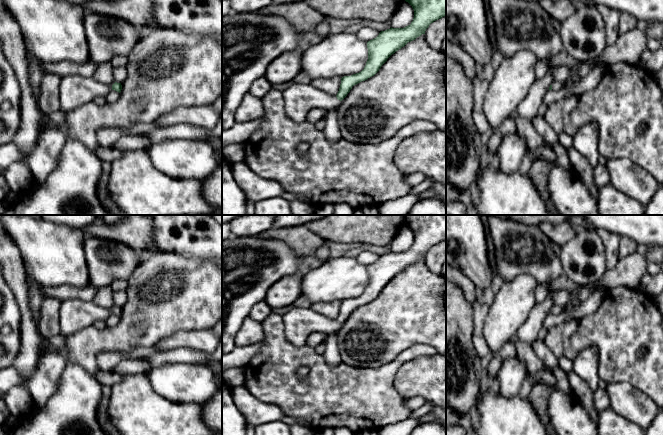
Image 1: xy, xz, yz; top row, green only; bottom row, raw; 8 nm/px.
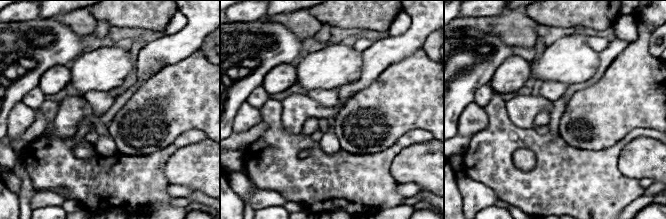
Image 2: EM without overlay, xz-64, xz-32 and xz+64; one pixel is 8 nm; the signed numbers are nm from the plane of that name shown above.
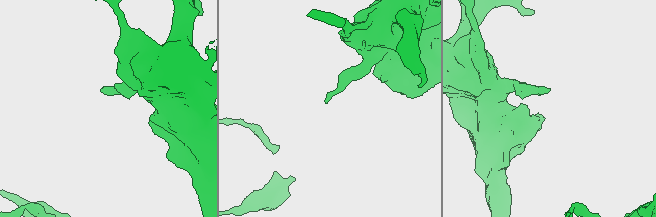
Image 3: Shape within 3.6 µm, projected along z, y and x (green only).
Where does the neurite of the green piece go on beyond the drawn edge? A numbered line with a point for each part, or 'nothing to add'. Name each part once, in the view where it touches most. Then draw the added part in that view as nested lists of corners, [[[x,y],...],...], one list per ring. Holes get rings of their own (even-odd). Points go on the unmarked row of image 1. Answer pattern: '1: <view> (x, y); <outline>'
1: xz (299, 323); [[[294,308],[283,316],[283,321],[286,339],[296,347],[305,346],[308,336],[314,332],[329,335],[337,332],[342,327],[342,325],[337,323],[336,319],[328,319],[321,314],[315,313],[311,308]]]

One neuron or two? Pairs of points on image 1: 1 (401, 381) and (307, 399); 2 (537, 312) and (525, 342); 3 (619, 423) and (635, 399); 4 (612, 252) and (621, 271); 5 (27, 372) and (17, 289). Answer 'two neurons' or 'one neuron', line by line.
1: two neurons
2: one neuron
3: one neuron
4: two neurons
5: one neuron

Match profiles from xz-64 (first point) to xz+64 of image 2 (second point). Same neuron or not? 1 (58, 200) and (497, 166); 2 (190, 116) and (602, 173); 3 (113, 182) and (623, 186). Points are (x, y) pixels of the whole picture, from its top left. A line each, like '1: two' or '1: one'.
1: two
2: two
3: one

